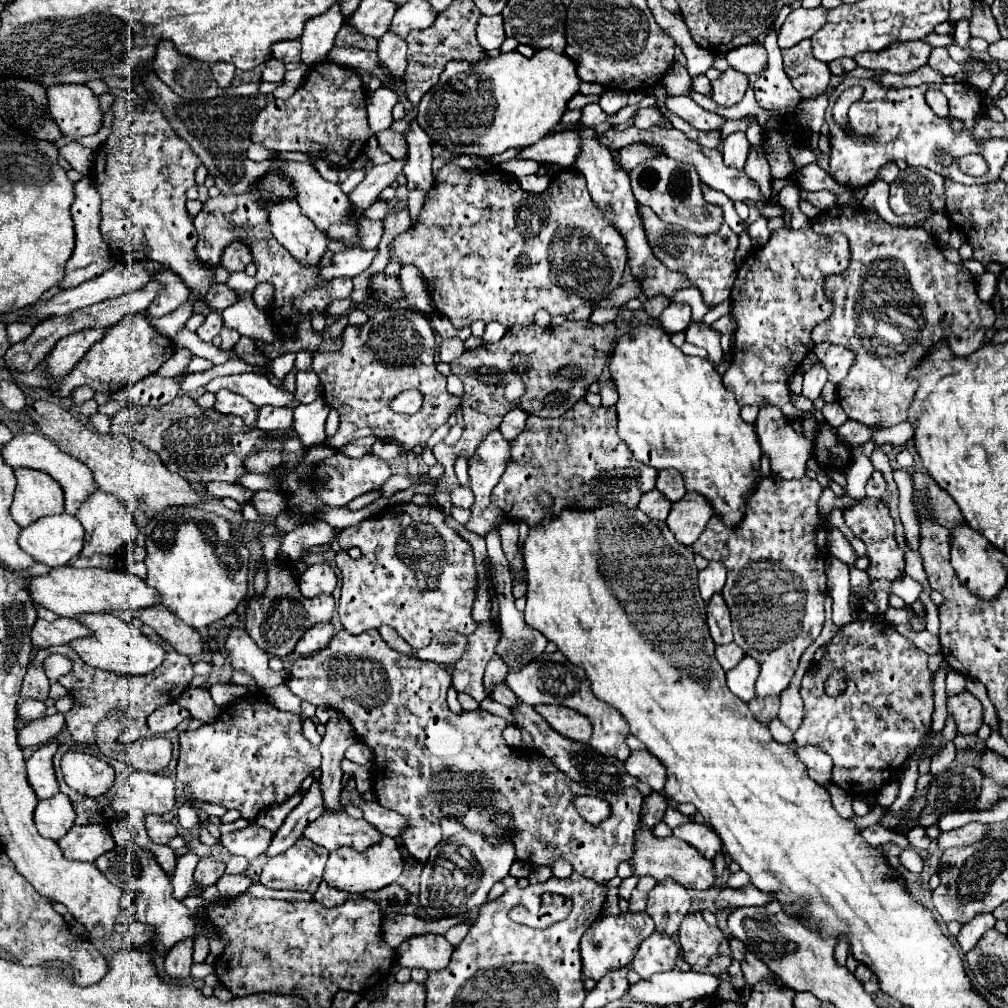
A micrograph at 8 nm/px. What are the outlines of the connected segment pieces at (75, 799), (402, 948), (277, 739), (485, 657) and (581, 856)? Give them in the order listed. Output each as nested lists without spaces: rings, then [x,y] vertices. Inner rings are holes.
[[[61,743],[61,745],[59,745],[59,751],[57,751],[55,757],[53,757],[53,763],[55,763],[55,771],[57,771],[59,791],[65,793],[65,795],[71,799],[73,807],[75,807],[75,813],[77,813],[75,823],[77,823],[77,825],[89,825],[89,823],[109,825],[109,823],[117,817],[117,813],[111,809],[111,799],[113,799],[113,795],[115,795],[115,787],[113,787],[109,793],[93,799],[93,797],[85,797],[85,795],[81,795],[81,793],[77,793],[77,791],[73,791],[69,785],[65,785],[59,763],[61,763],[61,757],[63,757],[63,753],[65,753],[67,749],[69,749],[69,745]]]
[[[421,935],[403,941],[397,947],[401,967],[419,967],[425,971],[443,971],[451,961],[453,945],[439,935]]]
[[[245,697],[235,705],[221,711],[215,723],[205,723],[195,731],[183,731],[179,735],[179,763],[177,779],[189,787],[193,799],[203,803],[217,803],[225,809],[237,809],[243,819],[253,821],[261,807],[277,805],[293,797],[301,783],[321,765],[321,753],[303,737],[303,721],[297,713],[279,711],[271,701],[263,697]]]
[[[491,621],[479,623],[475,633],[467,637],[467,649],[453,667],[453,687],[457,693],[471,695],[477,703],[485,699],[483,693],[483,671],[493,657],[497,631]]]
[[[341,629],[329,641],[329,645],[309,657],[299,657],[291,667],[291,677],[285,683],[291,693],[313,705],[327,705],[343,713],[353,725],[357,737],[371,747],[373,767],[371,779],[377,801],[381,807],[401,813],[409,821],[409,831],[403,835],[403,845],[421,863],[427,861],[431,849],[441,841],[441,817],[455,817],[465,829],[479,831],[485,837],[503,839],[497,835],[497,825],[493,823],[499,813],[513,819],[511,841],[515,845],[515,859],[531,865],[553,865],[555,861],[569,861],[581,877],[587,877],[599,885],[605,885],[617,875],[617,865],[633,857],[635,829],[639,825],[639,811],[643,797],[631,787],[623,793],[607,793],[611,805],[609,819],[599,825],[591,825],[575,813],[571,797],[577,793],[575,783],[559,771],[547,757],[531,757],[531,751],[515,753],[509,749],[501,737],[505,729],[505,719],[485,711],[463,711],[459,715],[451,713],[447,707],[447,691],[451,687],[451,677],[439,663],[411,661],[407,655],[393,651],[379,631],[363,633],[359,637]]]

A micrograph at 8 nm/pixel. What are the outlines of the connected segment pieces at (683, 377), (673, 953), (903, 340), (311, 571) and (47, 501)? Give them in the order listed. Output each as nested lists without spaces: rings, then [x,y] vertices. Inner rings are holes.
[[[639,323],[617,341],[609,373],[619,395],[615,405],[619,415],[619,437],[629,445],[635,459],[657,471],[679,469],[687,491],[697,491],[707,497],[715,513],[719,513],[727,525],[737,525],[745,513],[745,497],[759,479],[761,447],[753,425],[741,419],[741,407],[737,405],[735,395],[723,387],[715,367],[707,359],[689,357],[677,349],[671,343],[671,335],[661,325]]]
[[[653,931],[639,947],[631,967],[641,975],[641,979],[649,979],[653,973],[671,971],[679,961],[679,945],[675,937],[667,933]]]
[[[841,205],[829,211],[821,211],[817,217],[813,217],[811,227],[823,235],[833,231],[843,233],[849,239],[851,249],[849,267],[841,275],[827,279],[827,293],[835,305],[833,315],[823,325],[817,325],[813,333],[815,343],[827,341],[845,345],[855,351],[855,365],[851,367],[851,373],[845,377],[845,381],[837,387],[839,405],[849,419],[869,429],[885,429],[903,423],[907,419],[907,407],[911,405],[917,389],[917,381],[909,379],[909,371],[941,339],[949,341],[949,347],[955,355],[971,355],[983,345],[985,331],[995,325],[997,315],[991,305],[979,301],[975,279],[971,277],[969,269],[945,261],[941,249],[935,243],[935,237],[925,229],[891,227],[875,211],[859,205]],[[903,271],[909,277],[911,289],[905,289]]]
[[[317,563],[311,565],[303,577],[299,579],[299,589],[303,593],[303,597],[317,597],[317,595],[331,595],[337,587],[337,575],[335,569],[329,563]]]
[[[15,469],[17,489],[11,515],[21,527],[29,527],[47,515],[63,513],[63,489],[59,483],[35,469]]]

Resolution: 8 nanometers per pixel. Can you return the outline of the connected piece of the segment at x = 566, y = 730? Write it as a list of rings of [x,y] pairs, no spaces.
[[[537,705],[535,711],[559,735],[563,735],[563,737],[567,737],[571,741],[579,741],[579,743],[587,743],[589,741],[591,723],[581,713],[573,713],[573,709],[567,709],[567,707],[561,707],[561,705],[559,707],[557,705]]]

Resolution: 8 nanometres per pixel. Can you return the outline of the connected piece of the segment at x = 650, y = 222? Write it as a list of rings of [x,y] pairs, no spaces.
[[[639,205],[639,215],[645,225],[647,241],[649,241],[651,251],[655,253],[655,257],[659,261],[663,261],[669,269],[687,275],[689,281],[703,293],[703,299],[711,307],[729,299],[729,291],[731,291],[731,285],[735,281],[735,271],[737,271],[737,265],[735,265],[737,235],[731,231],[731,227],[723,223],[719,227],[719,231],[701,237],[701,235],[695,235],[679,225],[667,225],[659,217],[655,217],[655,213],[651,213],[651,211],[653,209]]]

